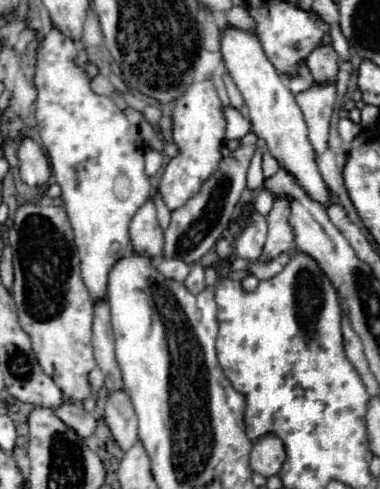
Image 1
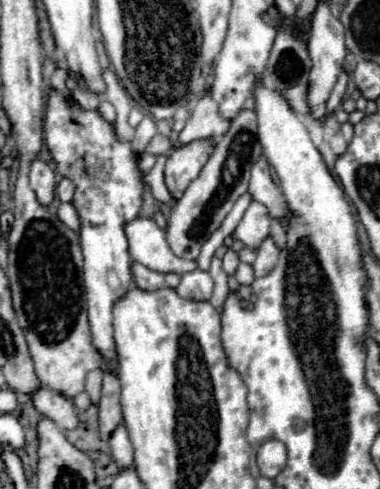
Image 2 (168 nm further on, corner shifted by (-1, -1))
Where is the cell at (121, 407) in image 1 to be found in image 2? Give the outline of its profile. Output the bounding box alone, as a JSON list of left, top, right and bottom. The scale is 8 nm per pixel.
[109,422,133,468]

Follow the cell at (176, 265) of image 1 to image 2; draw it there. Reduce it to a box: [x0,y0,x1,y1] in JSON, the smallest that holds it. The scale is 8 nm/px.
[133,262,181,290]

